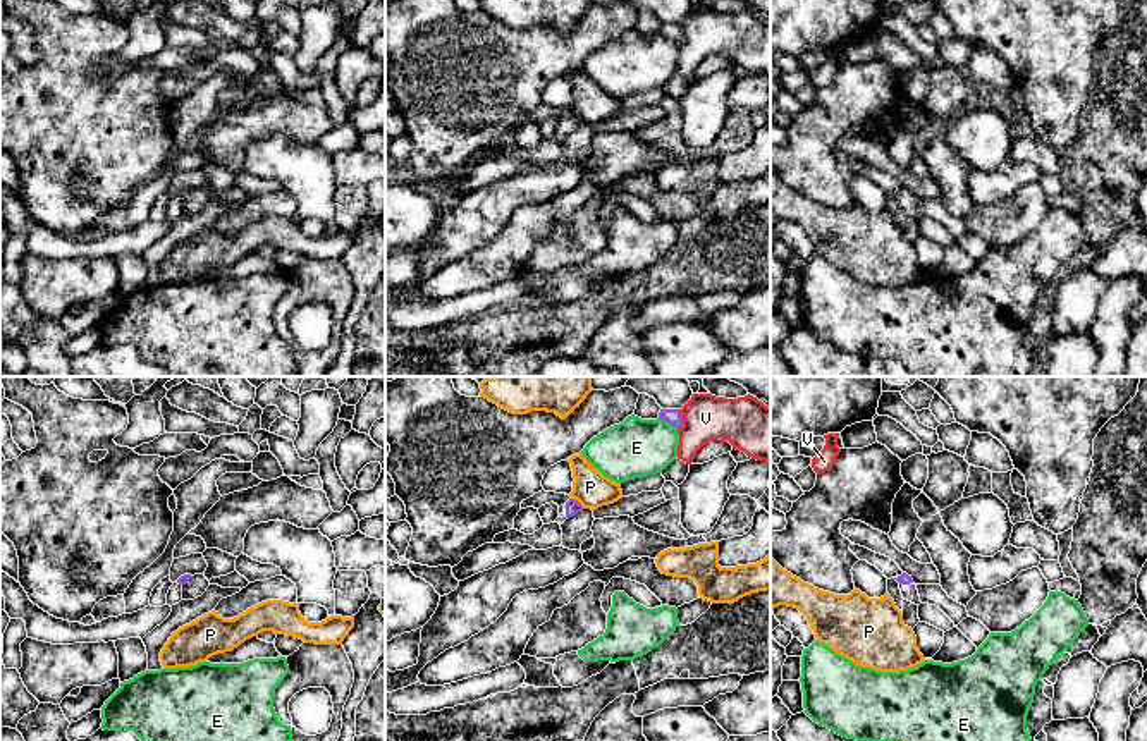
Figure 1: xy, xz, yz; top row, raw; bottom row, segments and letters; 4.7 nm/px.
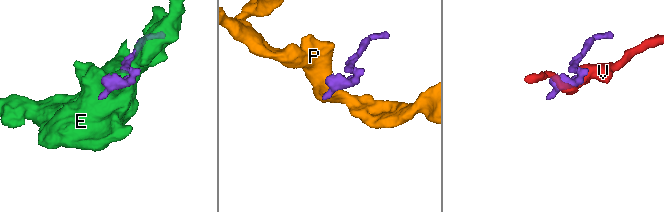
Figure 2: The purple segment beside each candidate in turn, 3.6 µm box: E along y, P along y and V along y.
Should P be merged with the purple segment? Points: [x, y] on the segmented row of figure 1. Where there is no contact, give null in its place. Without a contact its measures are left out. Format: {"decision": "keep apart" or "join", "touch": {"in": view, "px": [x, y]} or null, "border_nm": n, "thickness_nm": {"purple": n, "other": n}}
{"decision": "keep apart", "touch": {"in": "xz", "px": [576, 501]}, "border_nm": 90, "thickness_nm": {"purple": 70, "other": 170}}

